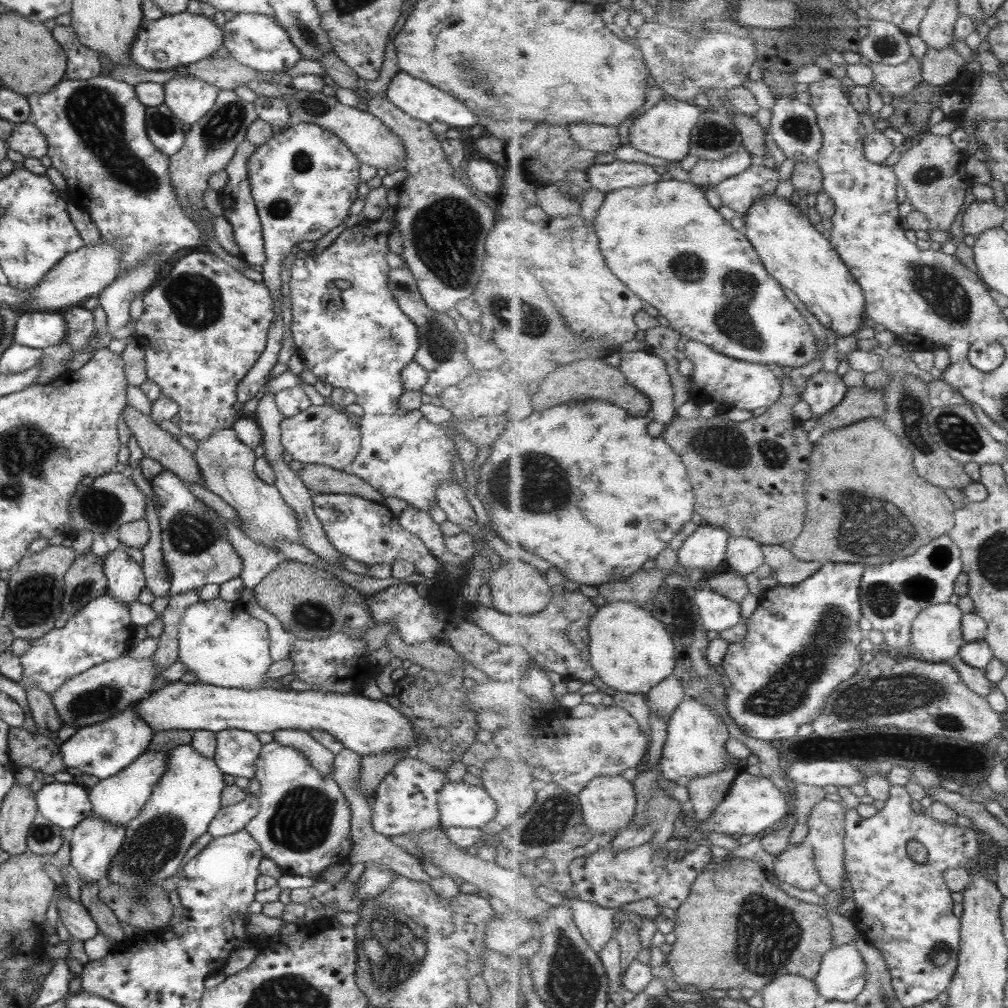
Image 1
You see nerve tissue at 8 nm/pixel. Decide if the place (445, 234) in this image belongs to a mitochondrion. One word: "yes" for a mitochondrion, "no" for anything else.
yes

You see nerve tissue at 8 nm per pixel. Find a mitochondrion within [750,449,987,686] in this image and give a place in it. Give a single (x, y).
(863, 532)

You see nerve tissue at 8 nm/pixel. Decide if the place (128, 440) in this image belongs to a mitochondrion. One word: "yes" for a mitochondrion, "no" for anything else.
no

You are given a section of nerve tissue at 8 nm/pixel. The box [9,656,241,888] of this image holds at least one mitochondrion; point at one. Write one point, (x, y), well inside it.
(158, 839)

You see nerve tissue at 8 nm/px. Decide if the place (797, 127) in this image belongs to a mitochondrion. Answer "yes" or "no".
yes

